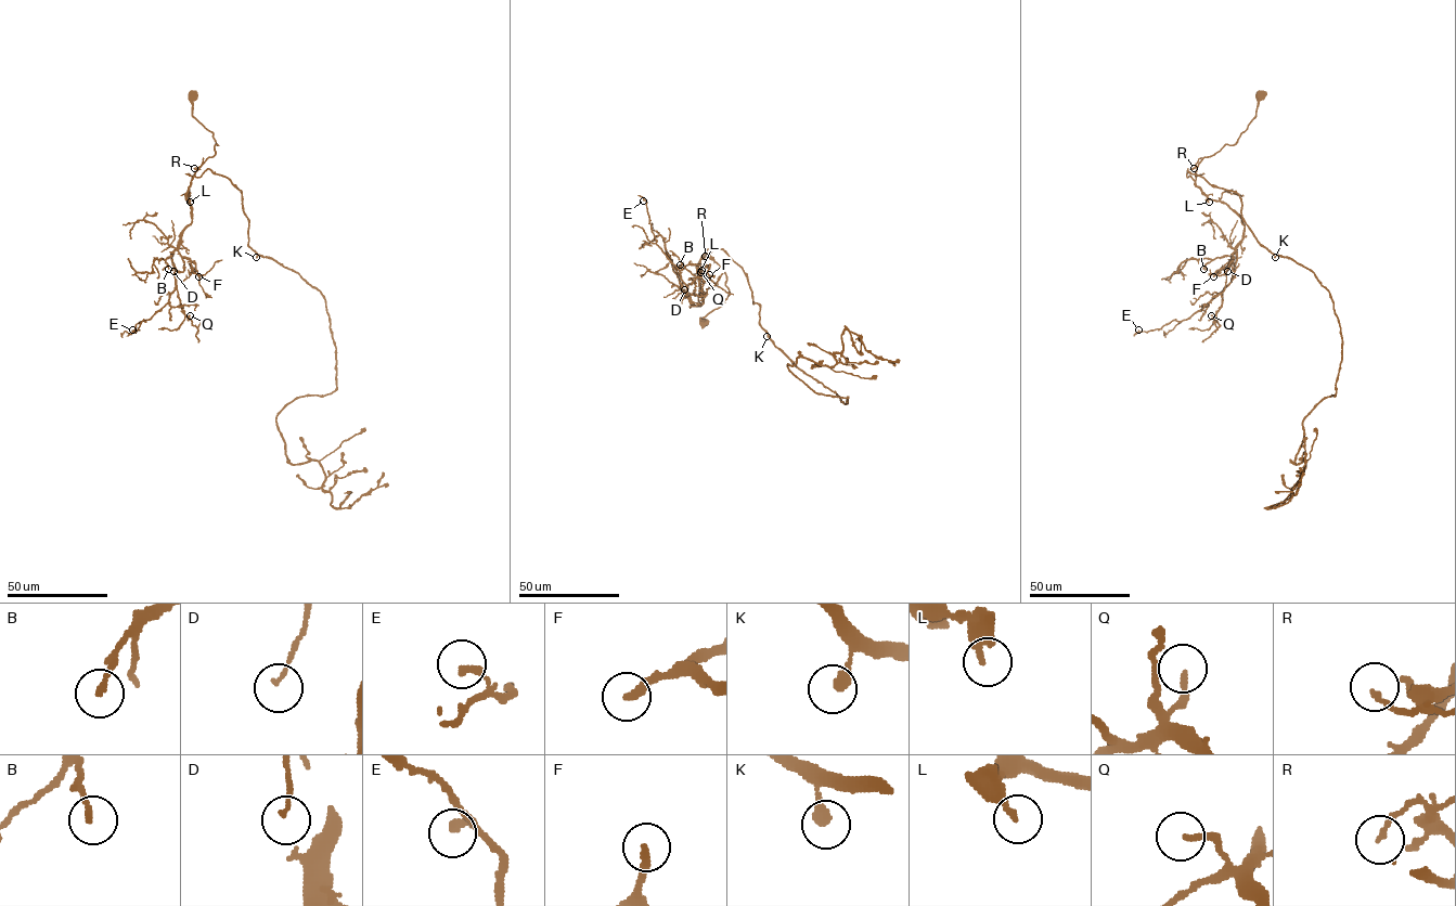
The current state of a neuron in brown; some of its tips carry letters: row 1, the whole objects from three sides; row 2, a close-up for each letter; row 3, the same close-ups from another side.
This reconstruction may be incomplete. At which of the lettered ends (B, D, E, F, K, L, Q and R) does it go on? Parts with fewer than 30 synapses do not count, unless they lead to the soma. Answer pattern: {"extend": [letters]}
{"extend": ["F"]}

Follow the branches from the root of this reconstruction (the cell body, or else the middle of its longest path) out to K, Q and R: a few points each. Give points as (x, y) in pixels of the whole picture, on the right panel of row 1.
K: (1260, 94), (1237, 141), (1205, 156), (1195, 180), (1187, 177), (1187, 169), (1235, 191), (1245, 223), (1275, 257)
Q: (1260, 94), (1237, 141), (1205, 156), (1195, 172), (1195, 184), (1245, 225), (1232, 281), (1211, 315)
R: (1260, 94), (1255, 116), (1237, 141), (1205, 156), (1194, 168)

